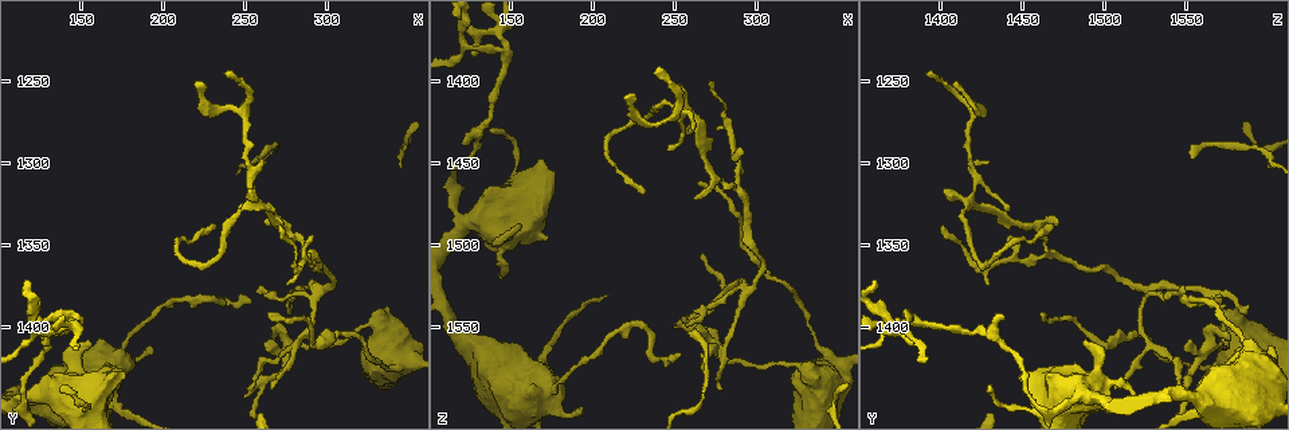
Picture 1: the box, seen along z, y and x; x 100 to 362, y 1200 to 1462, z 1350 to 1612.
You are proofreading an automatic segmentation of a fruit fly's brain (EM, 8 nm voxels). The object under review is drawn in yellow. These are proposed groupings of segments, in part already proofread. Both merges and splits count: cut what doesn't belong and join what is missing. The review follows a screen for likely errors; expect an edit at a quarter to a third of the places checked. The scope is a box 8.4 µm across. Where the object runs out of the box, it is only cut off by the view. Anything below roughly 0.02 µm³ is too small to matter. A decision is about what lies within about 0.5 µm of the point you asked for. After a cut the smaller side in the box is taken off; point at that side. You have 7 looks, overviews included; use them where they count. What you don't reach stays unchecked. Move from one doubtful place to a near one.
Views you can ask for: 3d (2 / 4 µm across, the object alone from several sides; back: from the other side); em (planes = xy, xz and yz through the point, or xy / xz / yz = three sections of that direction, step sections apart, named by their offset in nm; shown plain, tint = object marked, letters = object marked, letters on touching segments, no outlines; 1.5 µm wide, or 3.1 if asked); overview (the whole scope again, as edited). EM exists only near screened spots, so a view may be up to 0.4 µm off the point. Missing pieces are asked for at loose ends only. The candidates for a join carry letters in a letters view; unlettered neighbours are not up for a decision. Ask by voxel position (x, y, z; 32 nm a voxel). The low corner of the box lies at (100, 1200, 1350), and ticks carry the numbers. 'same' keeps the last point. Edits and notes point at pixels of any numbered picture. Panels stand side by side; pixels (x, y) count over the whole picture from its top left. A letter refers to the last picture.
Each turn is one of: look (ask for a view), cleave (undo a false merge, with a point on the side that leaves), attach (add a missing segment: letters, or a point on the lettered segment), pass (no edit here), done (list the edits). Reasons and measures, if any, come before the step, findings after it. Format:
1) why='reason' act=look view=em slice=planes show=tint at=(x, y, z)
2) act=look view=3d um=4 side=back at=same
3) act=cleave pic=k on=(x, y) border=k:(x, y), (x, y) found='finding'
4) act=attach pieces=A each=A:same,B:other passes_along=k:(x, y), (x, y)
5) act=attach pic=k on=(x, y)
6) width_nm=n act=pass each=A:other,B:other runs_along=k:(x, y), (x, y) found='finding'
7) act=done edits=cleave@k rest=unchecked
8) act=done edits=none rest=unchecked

why='four-way junction' act=look view=3d um=4 at=(144, 1394, 1382)

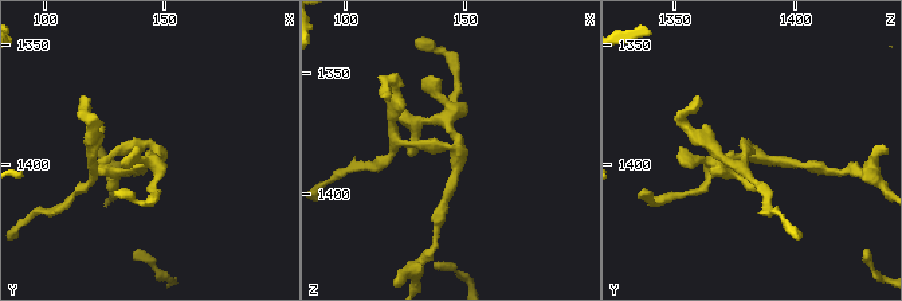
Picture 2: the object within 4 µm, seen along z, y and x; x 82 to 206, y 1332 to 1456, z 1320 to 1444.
why='need the tissue' act=look view=em slice=planes show=tint at=(146, 1394, 1382)

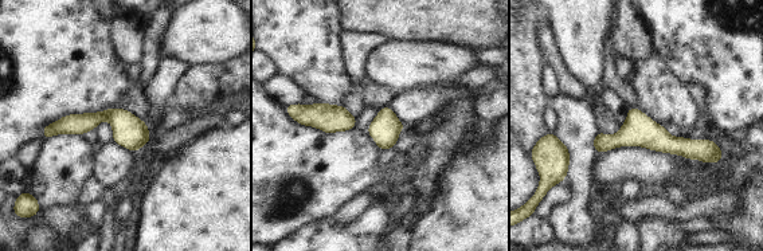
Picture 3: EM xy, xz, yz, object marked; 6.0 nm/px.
act=look view=em slice=planes show=letters at=same

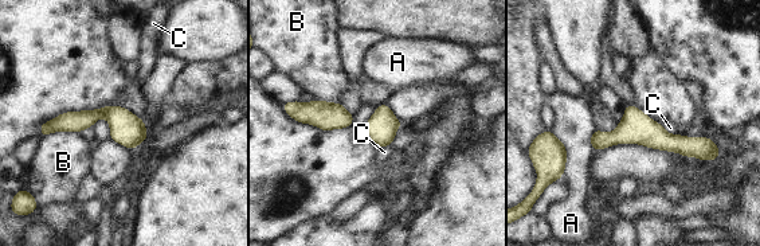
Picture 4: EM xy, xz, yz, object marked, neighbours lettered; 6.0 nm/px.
act=pass each=A:other,B:other,C:other found='all the same cell'

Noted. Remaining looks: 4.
why='tapers out' act=look view=3d um=2 at=(256, 1376, 1548)

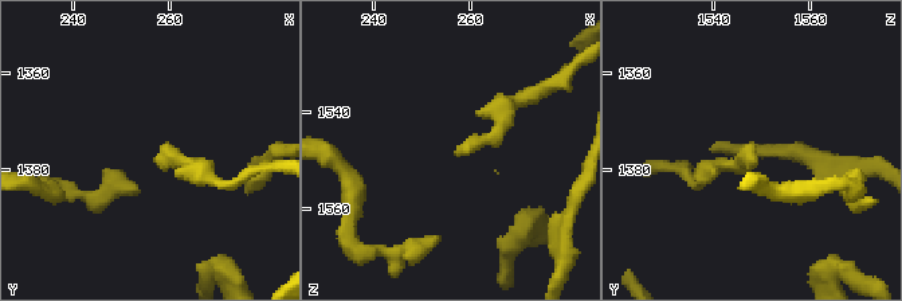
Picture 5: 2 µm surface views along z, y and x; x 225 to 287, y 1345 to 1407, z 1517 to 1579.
why='need the tissue' act=look view=em slice=planes show=letters at=(257, 1378, 1548)

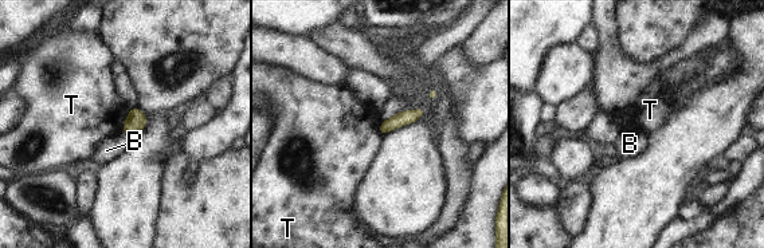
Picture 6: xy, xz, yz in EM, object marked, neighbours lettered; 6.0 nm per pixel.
act=pass each=B:other,T:other runs_along=6:(420, 111), (398, 119), (383, 130) found='none of them fits'

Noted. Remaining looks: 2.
why='an open end' act=look view=em slice=planes show=letters at=(254, 1316, 1400)

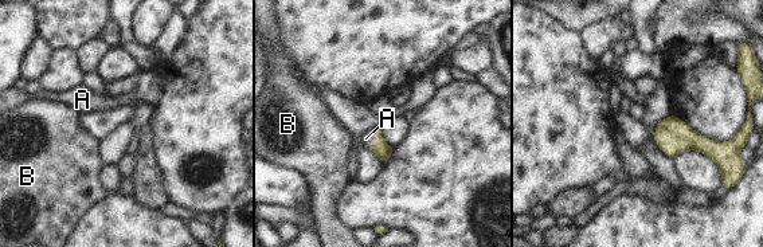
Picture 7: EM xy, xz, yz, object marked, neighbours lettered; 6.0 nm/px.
act=attach pieces=A each=A:same,B:other passes_along=7:(378, 145), (372, 138), (366, 138) found='it goes on there'

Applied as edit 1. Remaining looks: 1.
act=done edits=attach@7 rest=unchecked

